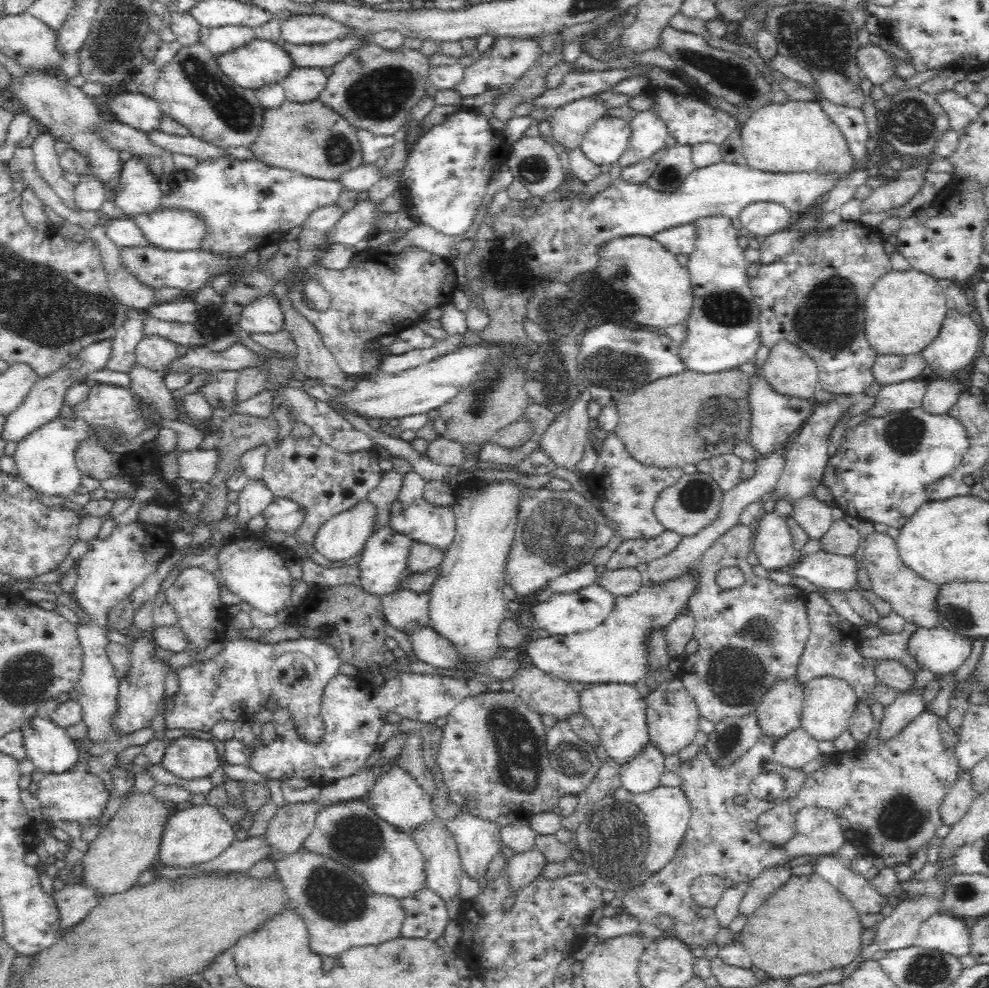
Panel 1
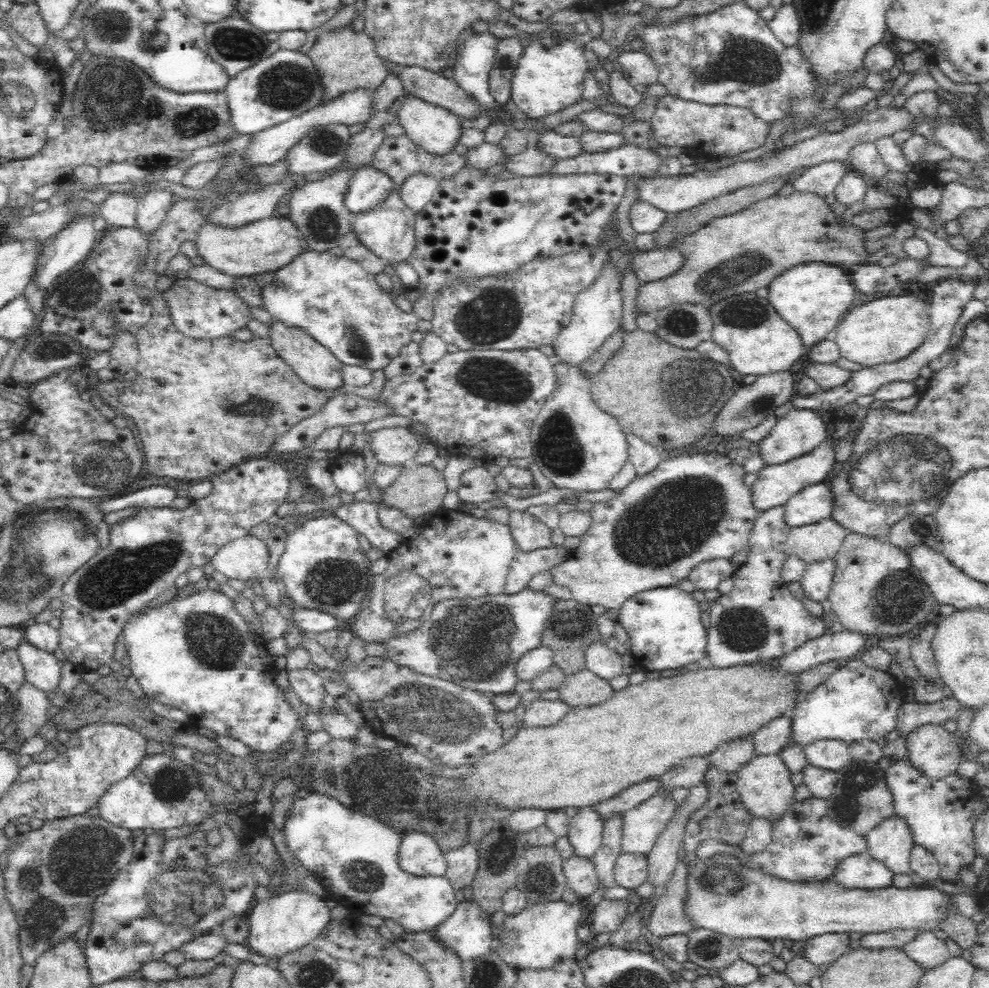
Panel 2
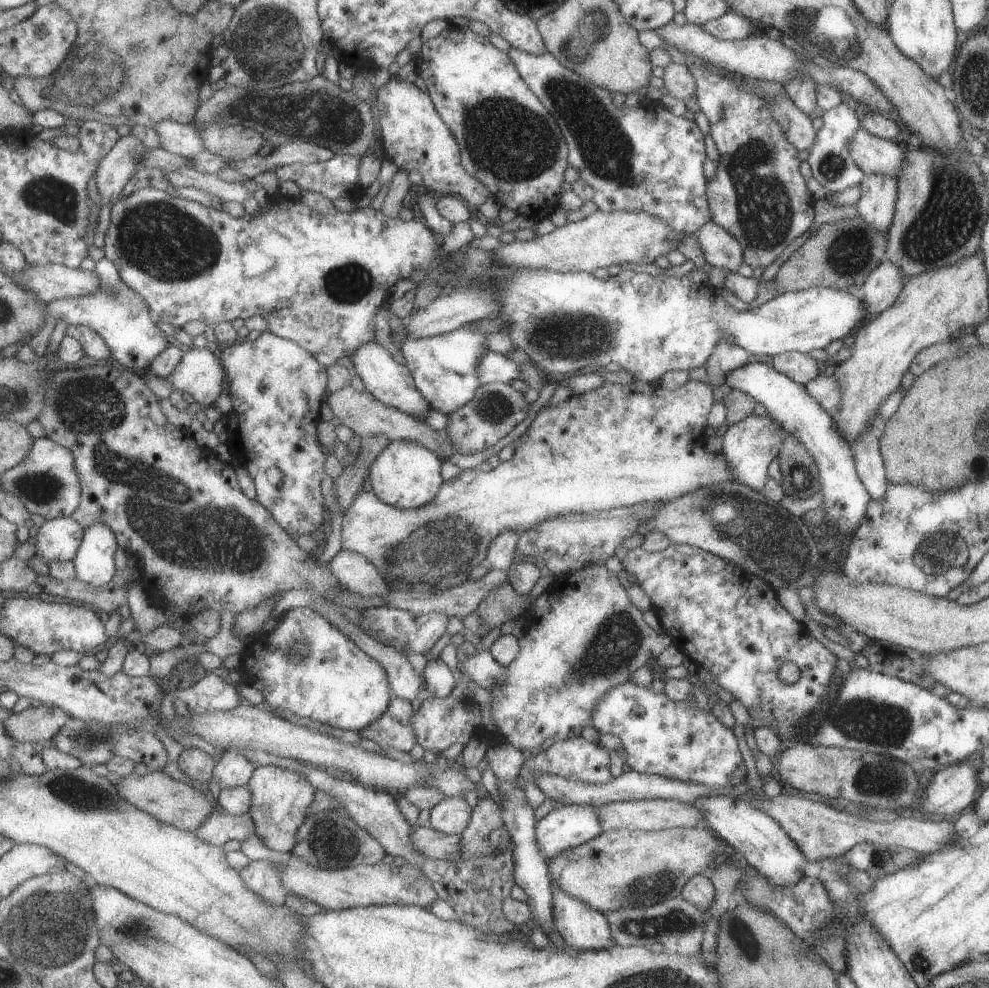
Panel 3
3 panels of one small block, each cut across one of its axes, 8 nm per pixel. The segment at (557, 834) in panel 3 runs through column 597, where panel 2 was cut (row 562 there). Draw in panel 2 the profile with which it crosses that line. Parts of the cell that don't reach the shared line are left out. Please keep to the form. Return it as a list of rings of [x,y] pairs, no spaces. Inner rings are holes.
[[[834,558],[808,564],[799,580],[802,584],[803,596],[819,603],[826,600],[833,581],[834,567]]]

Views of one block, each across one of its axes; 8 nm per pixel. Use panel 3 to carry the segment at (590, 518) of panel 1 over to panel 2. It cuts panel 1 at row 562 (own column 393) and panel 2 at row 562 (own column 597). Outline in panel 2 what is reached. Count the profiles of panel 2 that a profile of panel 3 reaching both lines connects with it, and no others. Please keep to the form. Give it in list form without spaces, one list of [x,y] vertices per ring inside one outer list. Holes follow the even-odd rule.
[[[445,509],[437,516],[429,515],[421,526],[421,531],[414,538],[406,538],[394,550],[386,554],[387,569],[379,575],[373,575],[373,582],[370,583],[370,600],[368,607],[361,608],[354,616],[352,632],[362,638],[364,642],[386,642],[387,639],[396,638],[400,634],[406,634],[420,628],[424,621],[427,621],[428,614],[422,615],[414,622],[394,624],[385,617],[383,609],[383,596],[385,593],[386,579],[397,572],[409,570],[421,576],[431,586],[431,604],[434,606],[442,600],[452,598],[478,598],[481,596],[504,594],[505,582],[509,573],[514,555],[518,552],[515,540],[511,535],[509,525],[503,525],[491,520],[488,517],[476,517],[472,513],[463,513],[455,509]]]

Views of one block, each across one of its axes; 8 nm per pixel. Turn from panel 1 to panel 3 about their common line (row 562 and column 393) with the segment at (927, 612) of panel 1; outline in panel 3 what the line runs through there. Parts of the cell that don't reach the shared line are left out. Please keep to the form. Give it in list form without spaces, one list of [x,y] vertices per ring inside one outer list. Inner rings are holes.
[[[292,856],[289,865],[277,865],[282,878],[282,885],[287,892],[304,897],[327,910],[344,911],[356,907],[374,905],[417,905],[431,908],[439,893],[433,881],[418,868],[407,864],[397,867],[393,863],[380,862],[376,865],[361,865],[344,869],[322,869],[309,864],[302,858]]]

